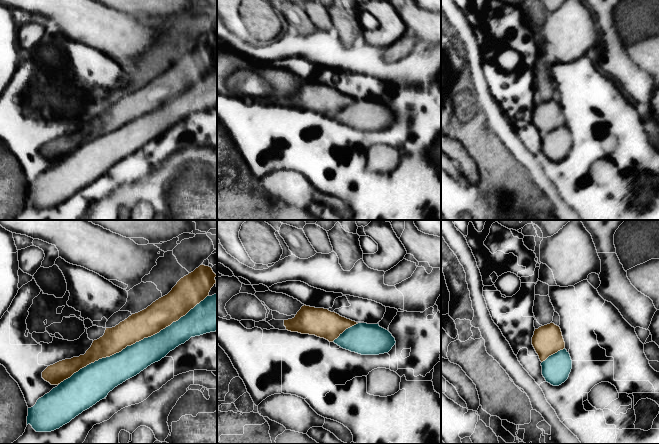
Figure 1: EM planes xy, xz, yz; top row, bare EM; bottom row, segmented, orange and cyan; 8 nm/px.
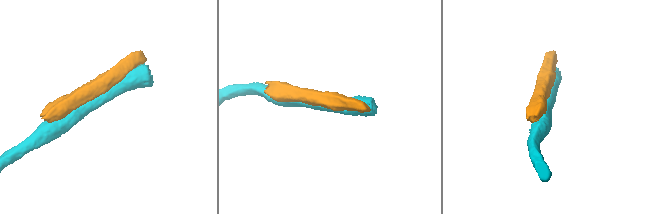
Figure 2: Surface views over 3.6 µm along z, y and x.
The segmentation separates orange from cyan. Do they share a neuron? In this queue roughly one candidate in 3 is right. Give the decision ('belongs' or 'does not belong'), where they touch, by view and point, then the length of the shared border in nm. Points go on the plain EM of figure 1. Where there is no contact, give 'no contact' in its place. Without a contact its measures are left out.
does not belong | xy (133, 119) | 1400 nm

